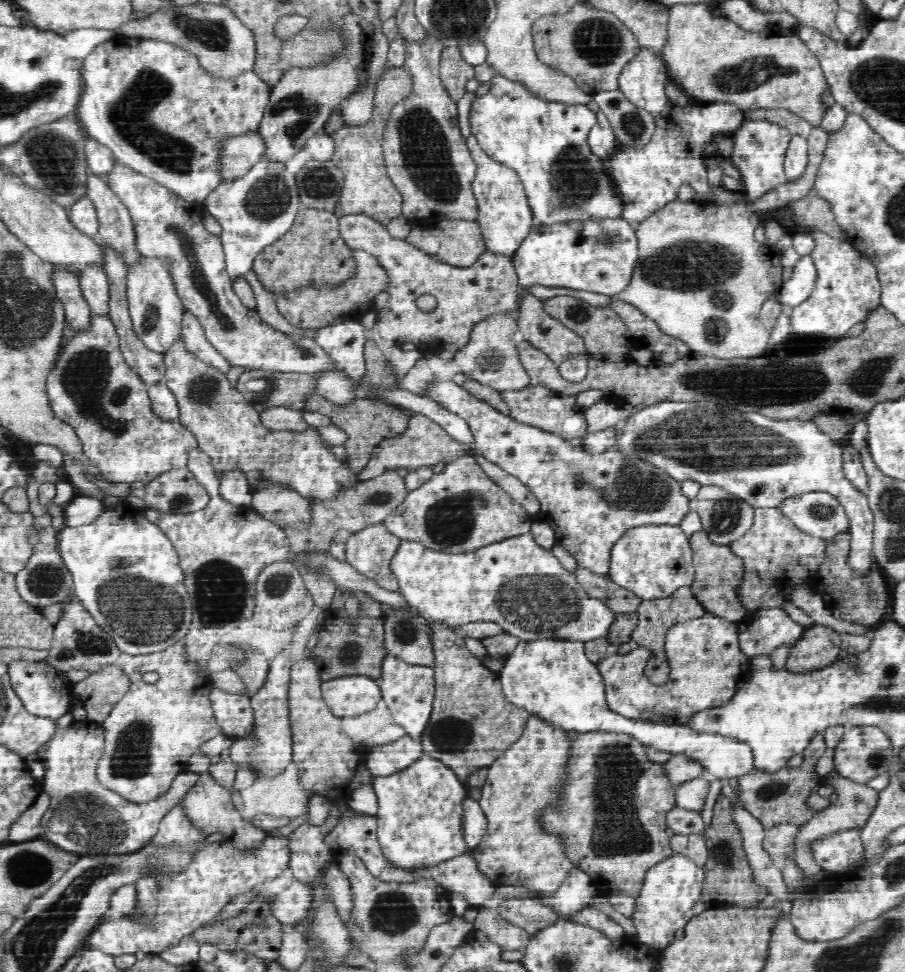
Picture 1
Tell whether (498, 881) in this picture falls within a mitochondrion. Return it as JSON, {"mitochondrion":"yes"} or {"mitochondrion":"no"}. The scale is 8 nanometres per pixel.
{"mitochondrion":"no"}

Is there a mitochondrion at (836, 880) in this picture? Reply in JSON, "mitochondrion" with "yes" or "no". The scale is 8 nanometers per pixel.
{"mitochondrion":"no"}

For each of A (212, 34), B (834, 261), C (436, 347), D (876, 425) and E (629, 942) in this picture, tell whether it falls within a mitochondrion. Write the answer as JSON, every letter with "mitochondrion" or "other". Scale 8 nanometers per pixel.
{"A":"mitochondrion","B":"other","C":"other","D":"other","E":"other"}

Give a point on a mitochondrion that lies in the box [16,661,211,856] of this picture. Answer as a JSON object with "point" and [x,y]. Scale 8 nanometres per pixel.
{"point":[88,820]}

